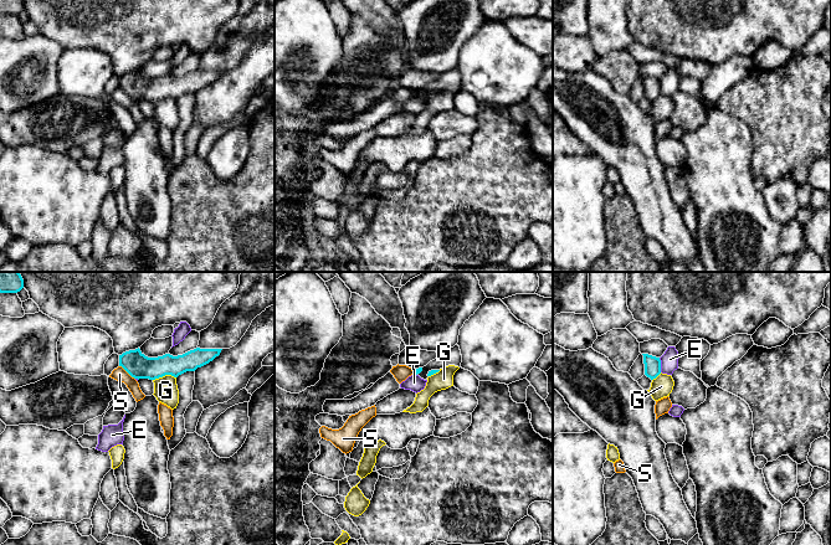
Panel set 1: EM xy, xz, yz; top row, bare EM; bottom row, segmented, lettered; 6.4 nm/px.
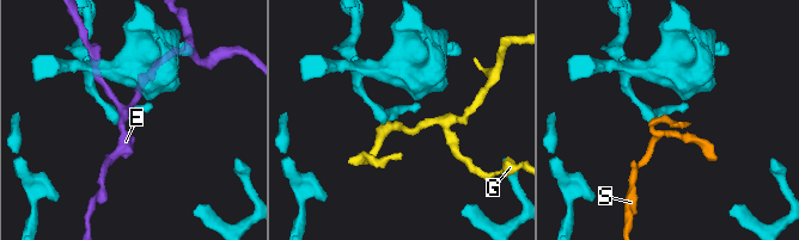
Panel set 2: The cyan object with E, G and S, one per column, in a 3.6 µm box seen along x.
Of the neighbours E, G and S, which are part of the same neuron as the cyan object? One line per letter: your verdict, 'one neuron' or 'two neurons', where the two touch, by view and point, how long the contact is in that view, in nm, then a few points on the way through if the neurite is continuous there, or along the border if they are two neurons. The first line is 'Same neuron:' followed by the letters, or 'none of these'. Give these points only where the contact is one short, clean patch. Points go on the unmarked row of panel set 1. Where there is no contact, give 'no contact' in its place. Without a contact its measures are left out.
Same neuron: none of these
E: two neurons; contact yz (660, 87); length 100 nm
G: two neurons; contact xy (164, 97); length 150 nm; border xy (175, 98), (163, 97), (153, 102)
S: two neurons; contact xy (127, 93); length 140 nm

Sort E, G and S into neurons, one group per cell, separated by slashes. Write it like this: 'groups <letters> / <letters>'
groups E / G / S

